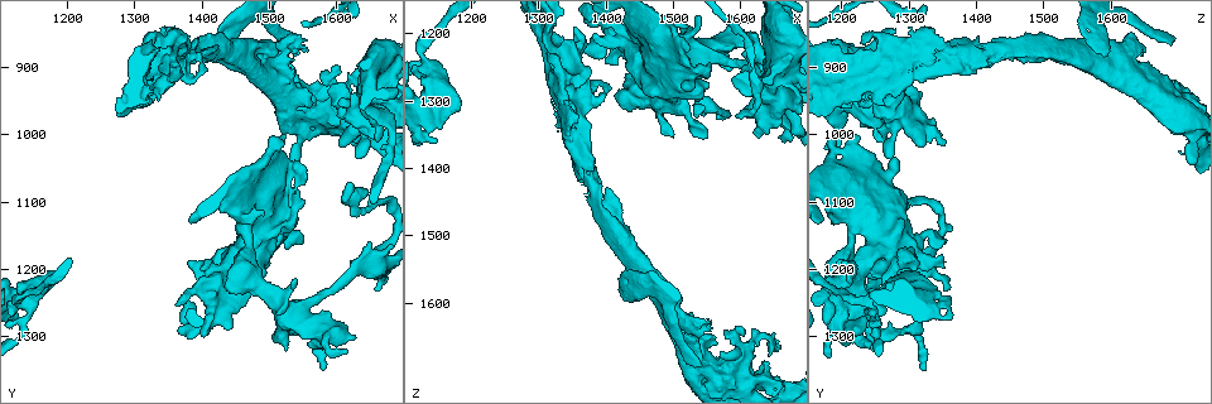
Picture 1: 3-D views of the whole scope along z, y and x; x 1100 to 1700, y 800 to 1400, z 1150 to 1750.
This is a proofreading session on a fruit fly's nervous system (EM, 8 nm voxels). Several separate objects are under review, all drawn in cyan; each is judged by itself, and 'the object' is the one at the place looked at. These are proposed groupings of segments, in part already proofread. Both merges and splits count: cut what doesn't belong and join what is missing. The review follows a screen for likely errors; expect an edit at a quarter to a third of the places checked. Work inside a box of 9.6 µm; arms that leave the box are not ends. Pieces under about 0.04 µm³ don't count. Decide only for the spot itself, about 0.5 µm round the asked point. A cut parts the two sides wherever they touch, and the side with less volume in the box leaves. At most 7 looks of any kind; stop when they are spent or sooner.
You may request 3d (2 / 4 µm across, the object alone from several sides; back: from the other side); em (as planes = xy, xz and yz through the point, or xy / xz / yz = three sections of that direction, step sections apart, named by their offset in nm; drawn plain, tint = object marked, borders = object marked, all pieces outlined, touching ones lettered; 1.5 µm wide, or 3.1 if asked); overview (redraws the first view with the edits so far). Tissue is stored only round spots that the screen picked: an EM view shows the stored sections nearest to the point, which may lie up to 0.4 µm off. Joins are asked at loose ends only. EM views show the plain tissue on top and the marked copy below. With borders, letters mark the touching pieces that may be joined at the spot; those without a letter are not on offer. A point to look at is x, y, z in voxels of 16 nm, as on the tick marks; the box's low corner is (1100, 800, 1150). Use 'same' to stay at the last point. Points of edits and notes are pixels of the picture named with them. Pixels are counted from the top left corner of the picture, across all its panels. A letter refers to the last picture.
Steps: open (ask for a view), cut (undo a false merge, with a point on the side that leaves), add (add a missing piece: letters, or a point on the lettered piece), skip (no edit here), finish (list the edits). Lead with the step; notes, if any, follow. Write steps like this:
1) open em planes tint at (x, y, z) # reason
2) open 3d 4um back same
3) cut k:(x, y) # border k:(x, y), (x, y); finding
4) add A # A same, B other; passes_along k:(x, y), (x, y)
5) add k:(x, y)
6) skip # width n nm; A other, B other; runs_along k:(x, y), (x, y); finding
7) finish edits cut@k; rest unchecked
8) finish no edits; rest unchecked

open 3d 2um at (1550, 1245, 1310) # an open end

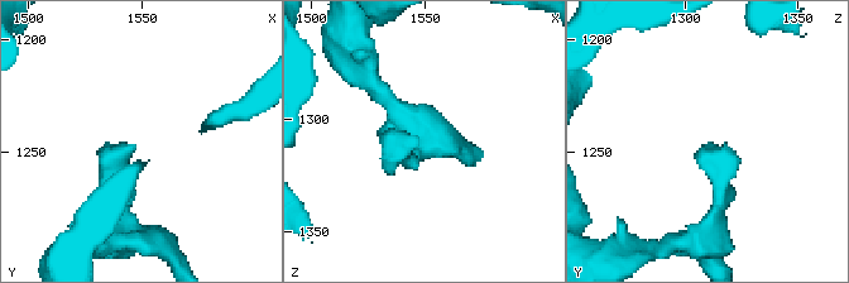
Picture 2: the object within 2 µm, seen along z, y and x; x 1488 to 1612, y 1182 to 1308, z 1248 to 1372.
open em planes borders at (1545, 1246, 1307)

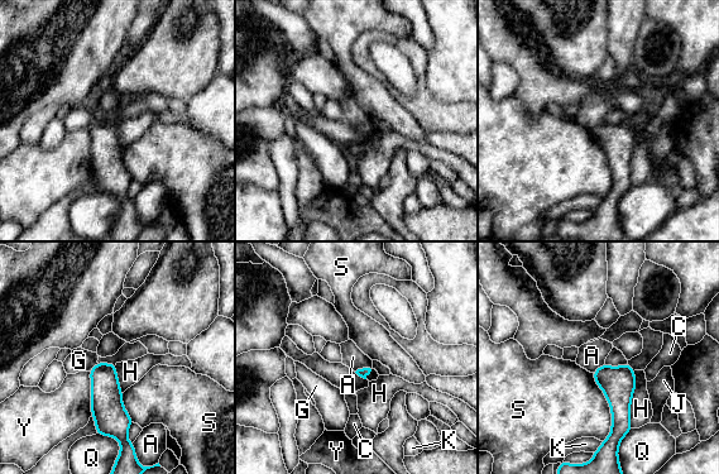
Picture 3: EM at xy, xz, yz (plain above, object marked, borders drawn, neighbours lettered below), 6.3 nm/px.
skip # A other, C other, G other, H other, J other, K other, Q other, S other, Y other; border 3:(372, 364), (355, 372); none of them fits

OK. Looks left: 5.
open 3d 4um at (1540, 855, 1695) # long arm stops here

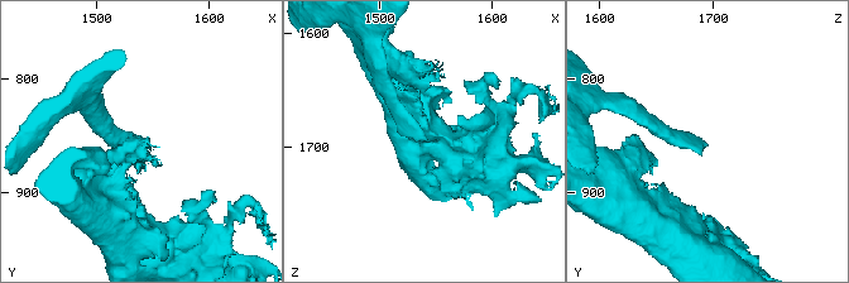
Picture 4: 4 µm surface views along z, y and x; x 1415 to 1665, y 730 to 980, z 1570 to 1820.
open em xz step 4 borders at (1542, 856, 1694) # shape alone is not enough

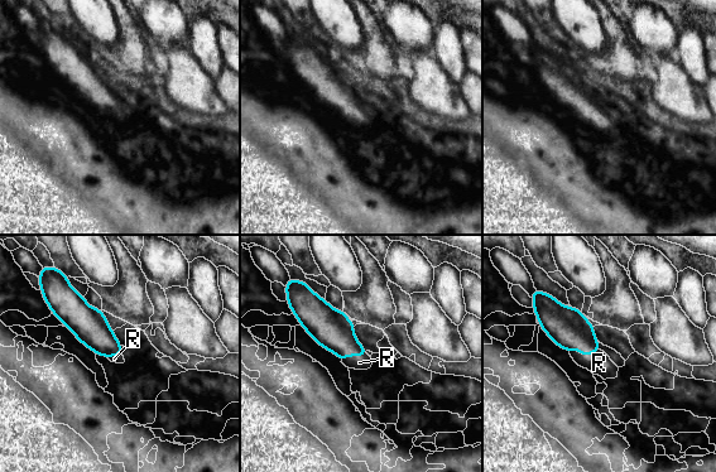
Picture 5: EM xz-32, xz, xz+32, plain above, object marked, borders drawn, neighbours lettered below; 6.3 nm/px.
add R # R same; passes_along 5:(568, 328), (585, 355), (599, 362); the neuron continues

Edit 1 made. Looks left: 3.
open em planes borders at (1420, 870, 1450) # an open end

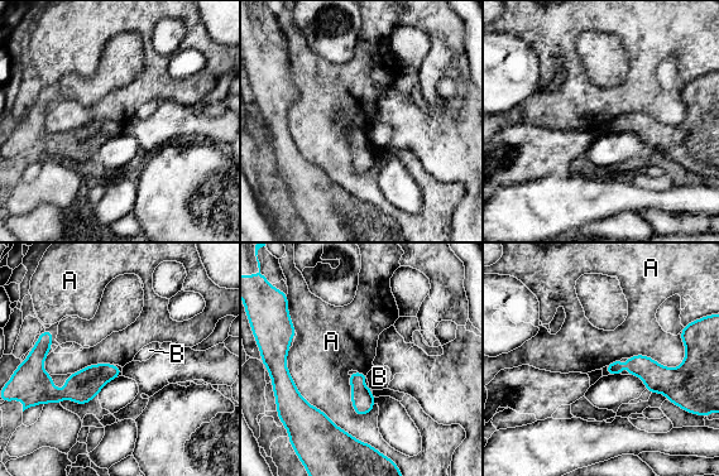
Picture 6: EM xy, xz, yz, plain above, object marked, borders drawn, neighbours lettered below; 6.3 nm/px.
skip # longest_contact A 700 nm; A other, B other; border 6:(287, 369), (308, 403), (369, 445); none of them fits

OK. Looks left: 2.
finish edits add@5; rest unchecked

